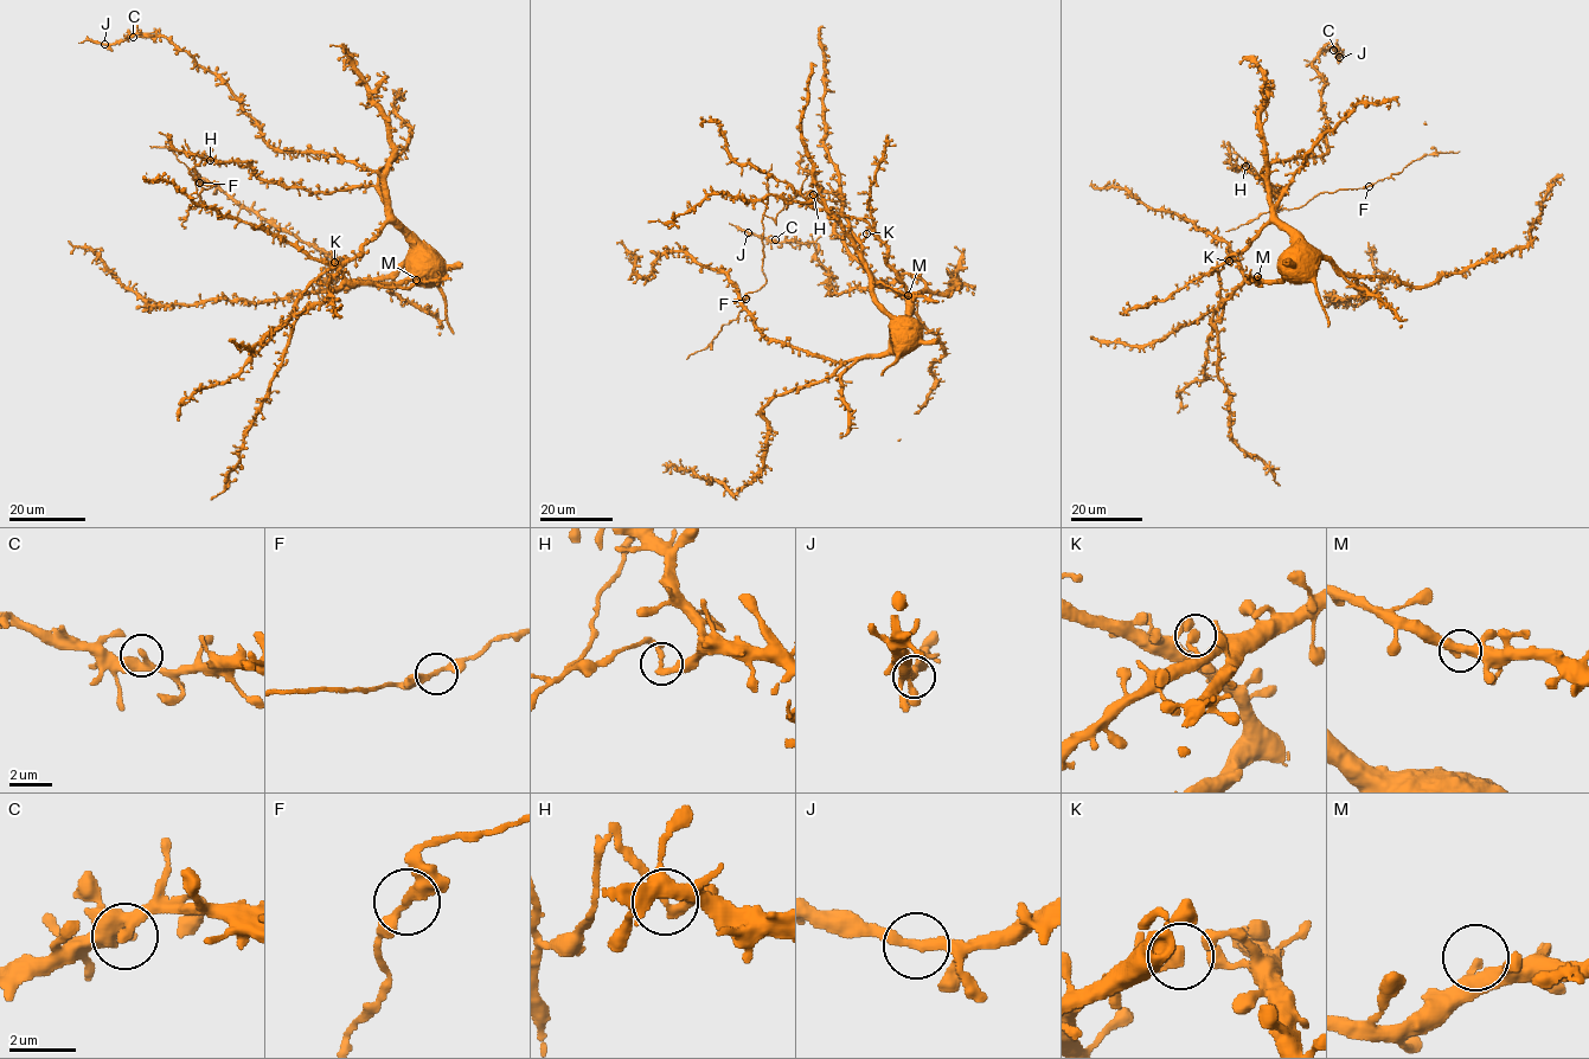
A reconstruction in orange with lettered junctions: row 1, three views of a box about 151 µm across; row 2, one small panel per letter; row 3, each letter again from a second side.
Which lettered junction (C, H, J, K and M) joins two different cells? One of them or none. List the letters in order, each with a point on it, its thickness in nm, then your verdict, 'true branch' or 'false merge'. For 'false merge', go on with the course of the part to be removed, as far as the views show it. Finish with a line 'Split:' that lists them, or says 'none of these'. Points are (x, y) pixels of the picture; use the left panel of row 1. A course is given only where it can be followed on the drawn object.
C: at (133, 37); 240 nm thick; true branch
H: at (210, 160); 220 nm thick; false merge; foreign part runs (210, 160), (204, 153), (190, 171), (202, 203), (190, 209), (215, 186), (149, 146)
J: at (104, 44); 280 nm thick; true branch
K: at (334, 262); 240 nm thick; true branch
M: at (416, 280); 280 nm thick; true branch
Split: H

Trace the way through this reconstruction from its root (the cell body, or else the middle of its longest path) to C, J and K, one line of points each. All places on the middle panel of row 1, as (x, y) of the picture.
C: (903, 321), (910, 327), (923, 281), (901, 274), (885, 286), (831, 295), (817, 244), (775, 239)
J: (903, 321), (910, 327), (911, 302), (927, 289), (918, 278), (831, 295), (815, 243), (748, 232)
K: (903, 321), (910, 327), (908, 289), (888, 263), (886, 245), (869, 229), (866, 233)

